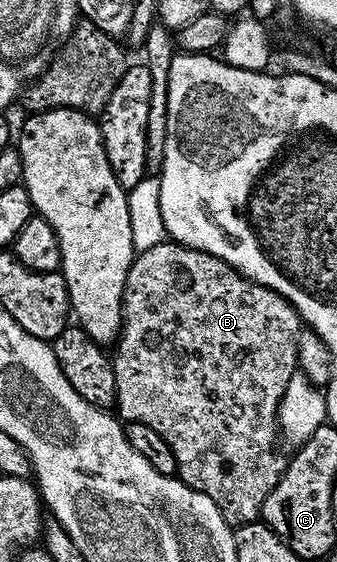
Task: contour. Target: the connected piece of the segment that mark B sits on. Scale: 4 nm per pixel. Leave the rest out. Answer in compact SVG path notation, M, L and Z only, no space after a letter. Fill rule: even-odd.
M164 239L153 247L136 252L135 260L131 262L127 272L123 292L123 328L119 330L119 336L114 342L111 357L113 375L117 383L114 408L124 422L145 423L145 427L153 427L153 431L157 431L157 435L161 435L161 439L169 443L179 480L184 481L189 488L196 489L198 493L209 495L209 499L217 503L225 523L229 526L238 527L258 522L269 491L277 487L281 475L287 470L288 458L282 457L275 450L275 437L277 441L279 400L281 395L285 395L285 387L289 387L289 379L297 372L299 363L297 335L300 328L299 312L277 291L258 285L256 281L250 281L248 277L244 277L232 265L221 259L200 249L190 249L187 245L180 245L177 241Z

